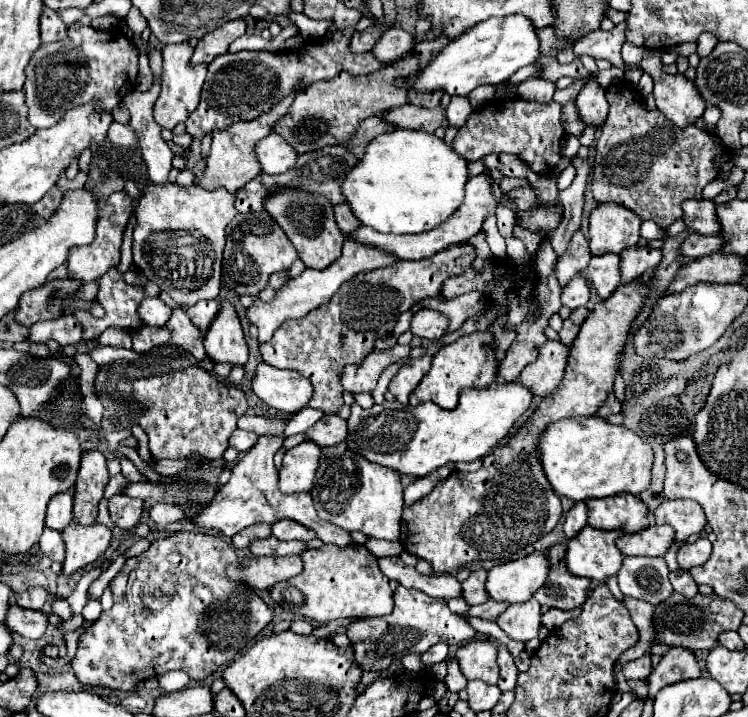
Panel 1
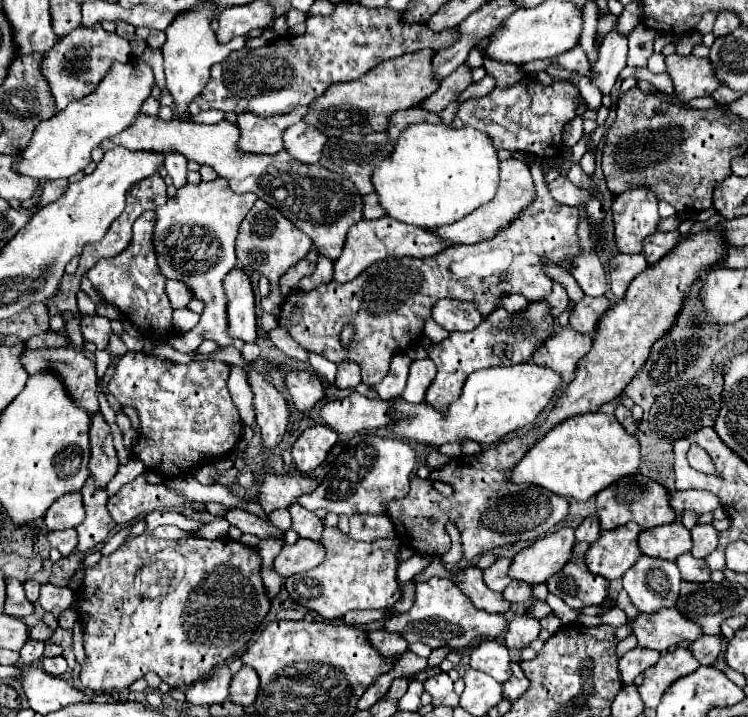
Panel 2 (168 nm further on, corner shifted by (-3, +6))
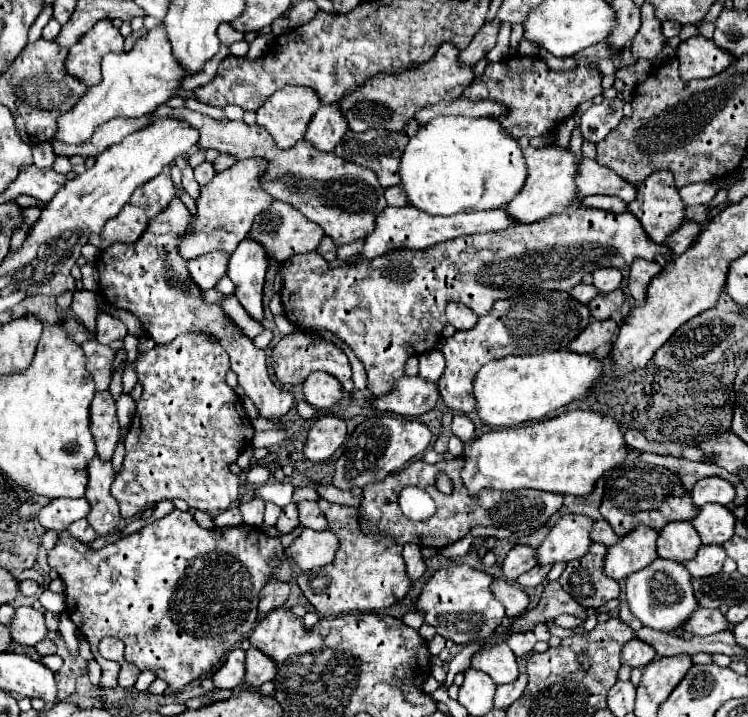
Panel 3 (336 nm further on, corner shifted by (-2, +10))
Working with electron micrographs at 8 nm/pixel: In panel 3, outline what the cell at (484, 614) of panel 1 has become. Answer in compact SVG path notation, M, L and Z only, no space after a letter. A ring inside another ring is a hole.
M534 566L532 570L528 570L526 574L522 574L516 582L522 586L522 588L536 588L538 584L542 584L544 576L550 572L552 566Z

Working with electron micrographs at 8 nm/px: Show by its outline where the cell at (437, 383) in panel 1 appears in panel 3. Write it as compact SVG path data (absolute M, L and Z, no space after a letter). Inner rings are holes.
M538 292L534 296L522 296L518 300L498 300L494 302L492 310L478 320L478 324L472 330L466 332L454 332L450 338L444 338L438 342L438 350L442 350L446 368L442 378L438 380L438 392L446 408L458 414L472 414L474 412L474 396L470 394L470 386L474 380L474 374L490 360L504 358L516 350L522 352L550 352L550 350L564 350L570 340L574 340L590 322L590 310L586 310L584 304L574 304L574 300L566 292Z

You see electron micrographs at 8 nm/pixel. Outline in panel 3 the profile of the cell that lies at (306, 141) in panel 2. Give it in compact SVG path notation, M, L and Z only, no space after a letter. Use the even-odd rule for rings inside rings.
M338 104L320 106L306 128L304 140L308 140L320 152L332 152L346 130L348 126L342 114L338 114Z

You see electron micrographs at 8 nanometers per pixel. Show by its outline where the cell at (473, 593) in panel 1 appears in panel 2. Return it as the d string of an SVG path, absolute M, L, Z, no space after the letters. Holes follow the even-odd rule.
M499 558L491 568L485 570L485 584L495 592L503 592L511 584L511 576L507 574L509 566L511 558Z

